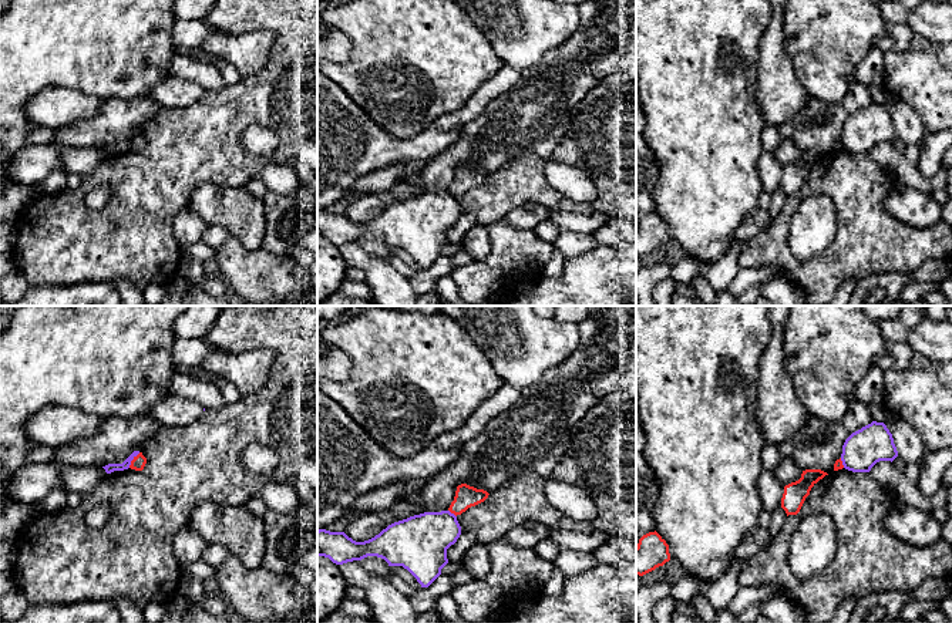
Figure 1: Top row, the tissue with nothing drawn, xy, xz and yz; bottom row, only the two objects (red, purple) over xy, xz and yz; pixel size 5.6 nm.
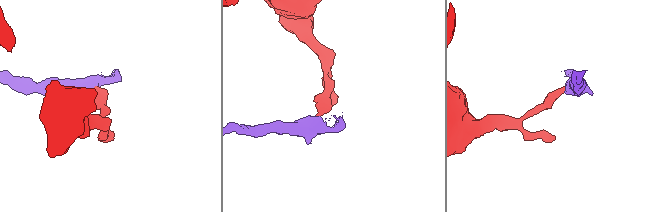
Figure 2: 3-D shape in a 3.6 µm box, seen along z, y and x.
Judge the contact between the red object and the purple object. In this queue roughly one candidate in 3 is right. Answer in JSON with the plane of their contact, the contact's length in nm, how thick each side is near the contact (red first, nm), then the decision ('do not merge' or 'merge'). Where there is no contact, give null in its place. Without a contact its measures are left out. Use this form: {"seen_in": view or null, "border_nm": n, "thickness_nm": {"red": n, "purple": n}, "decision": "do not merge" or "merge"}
{"seen_in": "xy", "border_nm": 110, "thickness_nm": {"red": 80, "purple": 50}, "decision": "do not merge"}

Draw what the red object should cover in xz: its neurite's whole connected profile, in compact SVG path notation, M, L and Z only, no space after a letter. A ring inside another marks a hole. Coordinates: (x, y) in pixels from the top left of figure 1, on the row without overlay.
M461 165L457 168L454 182L451 183L448 192L455 198L461 196L468 189L484 183L488 179L488 176L490 175L484 171L477 171L467 165Z

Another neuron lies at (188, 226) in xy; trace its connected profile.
M191 208L181 211L172 220L174 236L184 252L202 240L208 226L202 216Z

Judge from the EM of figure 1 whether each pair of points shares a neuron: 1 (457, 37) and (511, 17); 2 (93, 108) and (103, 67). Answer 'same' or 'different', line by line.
1: different
2: different

